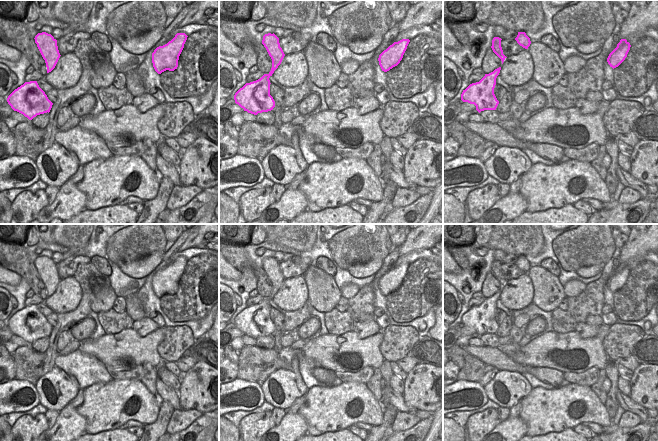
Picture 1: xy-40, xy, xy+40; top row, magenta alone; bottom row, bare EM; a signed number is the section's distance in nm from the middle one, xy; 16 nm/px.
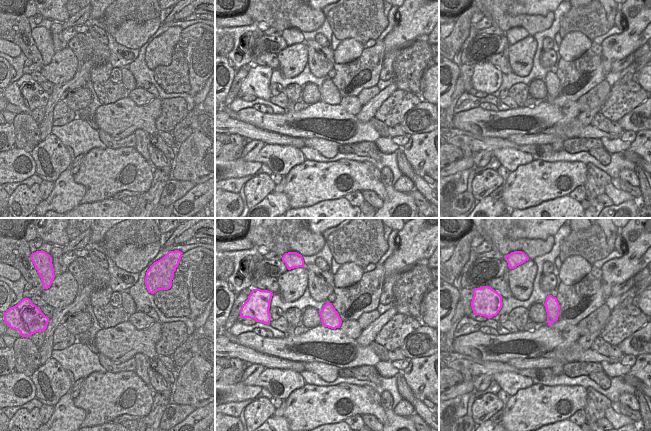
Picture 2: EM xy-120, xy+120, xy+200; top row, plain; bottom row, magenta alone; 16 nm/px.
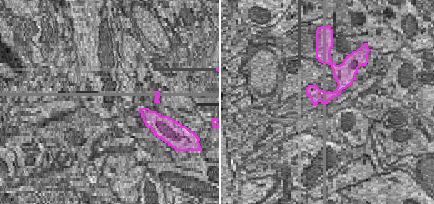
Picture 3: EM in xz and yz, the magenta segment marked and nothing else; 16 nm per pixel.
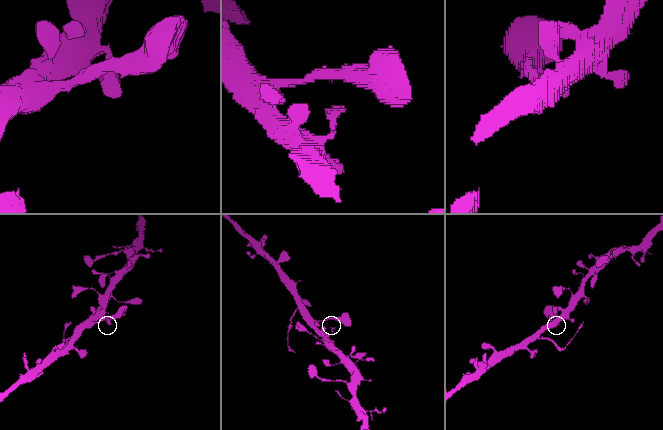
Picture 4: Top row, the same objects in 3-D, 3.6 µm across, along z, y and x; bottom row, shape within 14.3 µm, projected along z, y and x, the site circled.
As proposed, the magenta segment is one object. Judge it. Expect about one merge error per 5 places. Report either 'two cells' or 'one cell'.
one cell

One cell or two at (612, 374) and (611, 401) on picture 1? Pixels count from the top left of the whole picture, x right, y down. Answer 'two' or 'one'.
one

